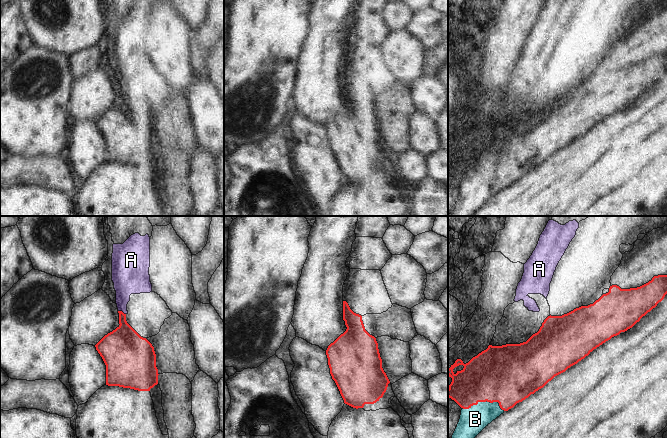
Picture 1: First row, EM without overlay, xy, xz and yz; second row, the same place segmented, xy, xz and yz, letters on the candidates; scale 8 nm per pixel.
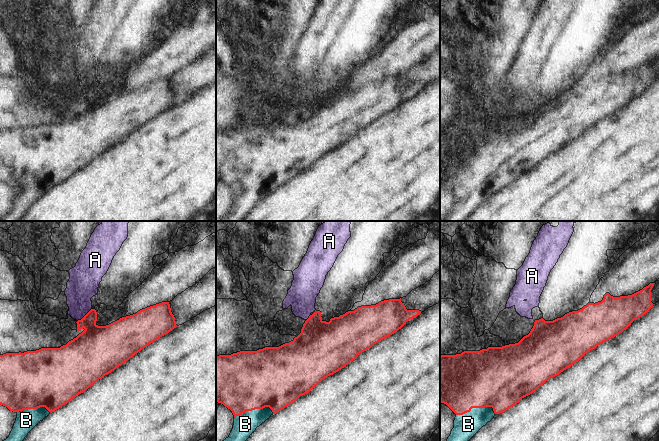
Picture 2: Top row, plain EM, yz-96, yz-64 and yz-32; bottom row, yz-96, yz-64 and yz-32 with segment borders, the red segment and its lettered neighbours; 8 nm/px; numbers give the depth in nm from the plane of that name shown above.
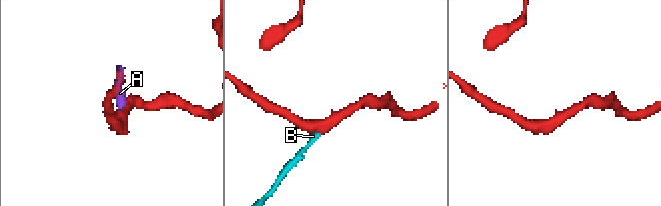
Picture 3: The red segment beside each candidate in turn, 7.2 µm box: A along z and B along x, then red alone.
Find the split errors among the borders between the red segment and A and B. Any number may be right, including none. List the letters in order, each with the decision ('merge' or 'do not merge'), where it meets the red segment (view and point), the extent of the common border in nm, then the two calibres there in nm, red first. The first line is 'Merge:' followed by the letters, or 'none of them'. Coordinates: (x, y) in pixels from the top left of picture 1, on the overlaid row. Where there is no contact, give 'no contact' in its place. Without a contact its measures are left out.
Merge: B
A: do not merge; meets red in xy at (121, 311); contact 70 nm long; 260 nm thick on the red side, 220 nm on the other
B: merge; meets red in yz at (484, 401); contact 340 nm long; 440 nm thick on the red side, 220 nm on the other

